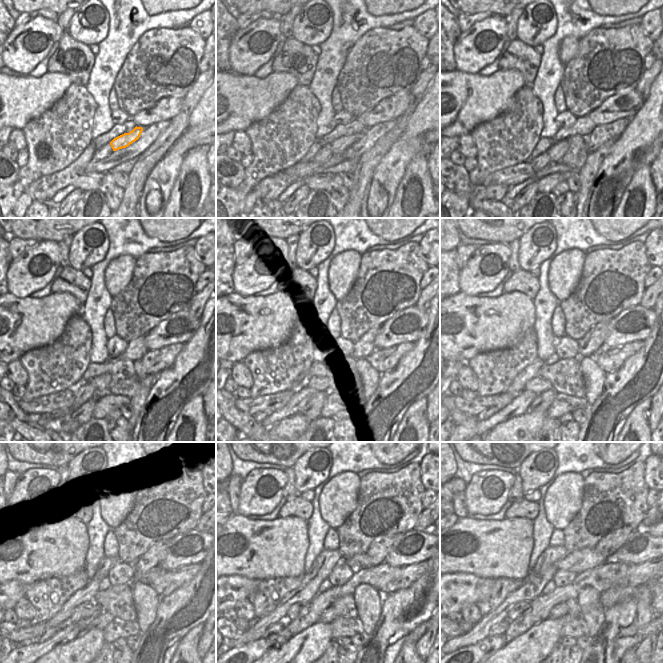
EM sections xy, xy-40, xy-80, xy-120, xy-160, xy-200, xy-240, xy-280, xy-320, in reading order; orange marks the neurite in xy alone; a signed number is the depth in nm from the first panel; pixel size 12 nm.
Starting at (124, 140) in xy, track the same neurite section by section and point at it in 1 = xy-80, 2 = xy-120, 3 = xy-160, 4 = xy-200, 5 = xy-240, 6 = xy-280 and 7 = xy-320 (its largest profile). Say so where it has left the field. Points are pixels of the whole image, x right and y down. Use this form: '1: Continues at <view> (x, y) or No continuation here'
1: Continues at xy-80 (556, 152)
2: Continues at xy-120 (101, 382)
3: Continues at xy-160 (319, 383)
4: Continues at xy-200 (537, 384)
5: Continues at xy-240 (84, 610)
6: Continues at xy-280 (301, 608)
7: Continues at xy-320 (519, 608)

